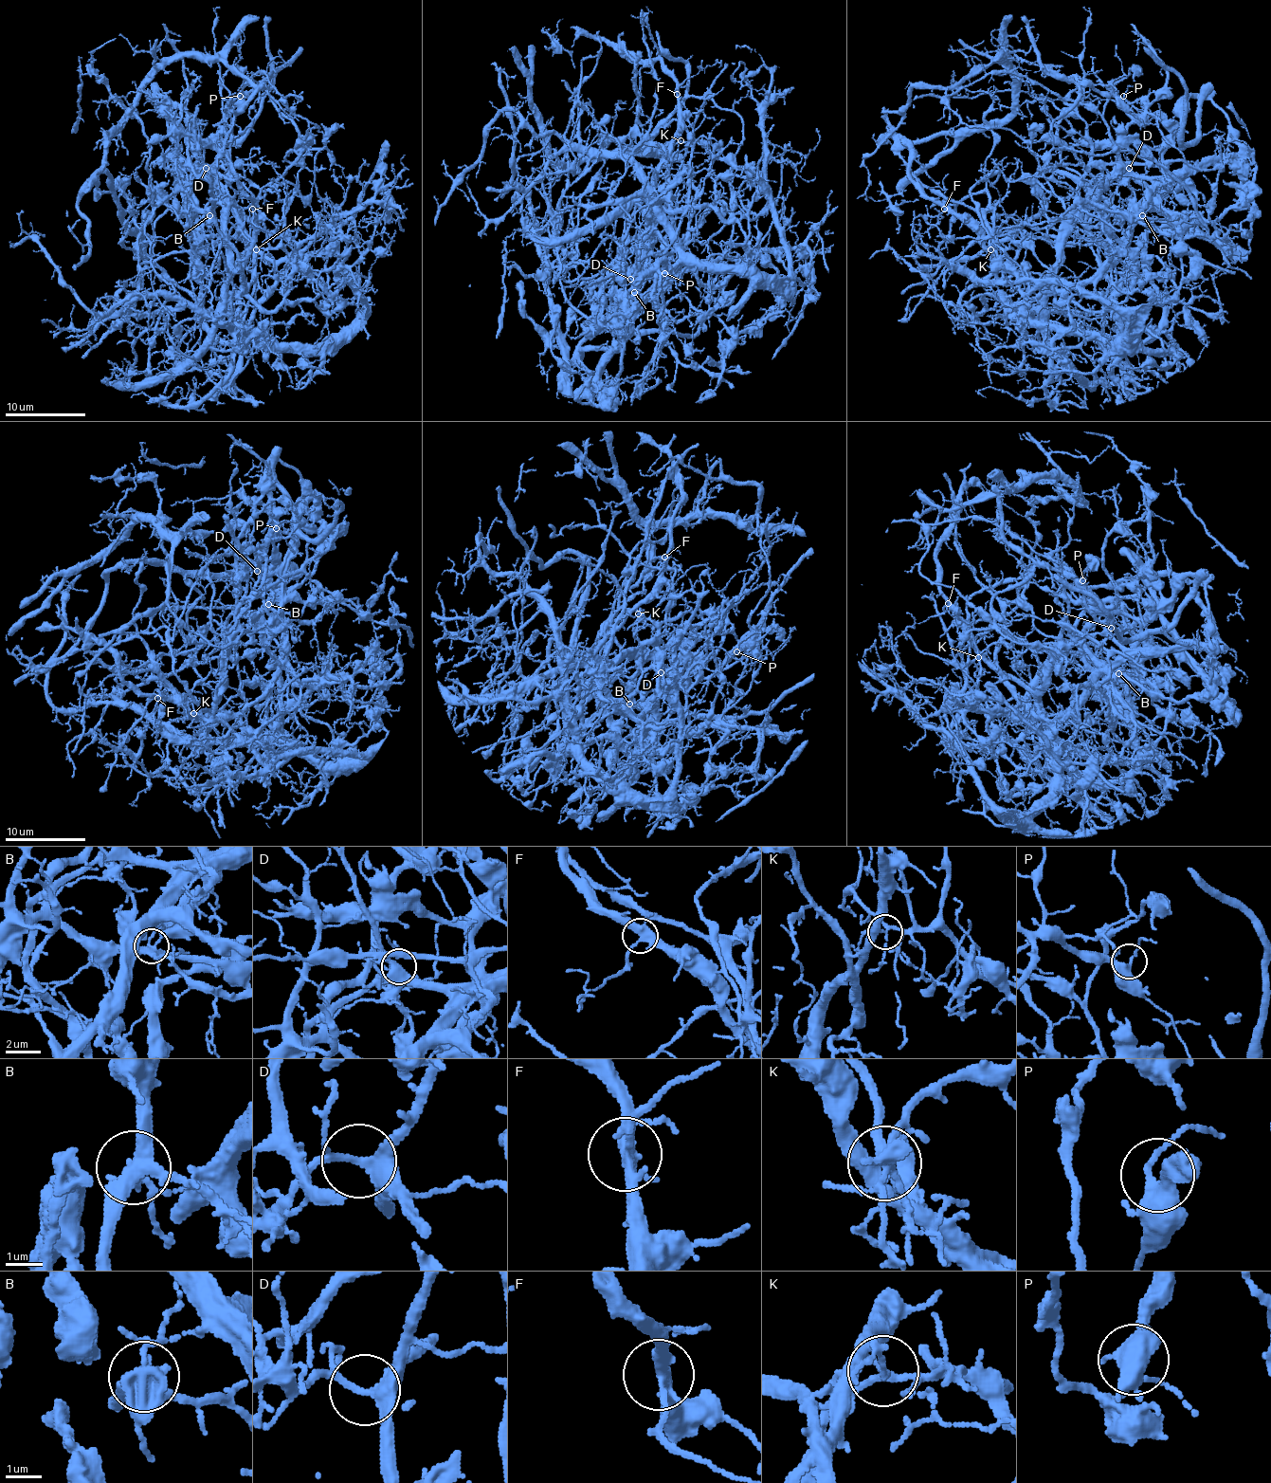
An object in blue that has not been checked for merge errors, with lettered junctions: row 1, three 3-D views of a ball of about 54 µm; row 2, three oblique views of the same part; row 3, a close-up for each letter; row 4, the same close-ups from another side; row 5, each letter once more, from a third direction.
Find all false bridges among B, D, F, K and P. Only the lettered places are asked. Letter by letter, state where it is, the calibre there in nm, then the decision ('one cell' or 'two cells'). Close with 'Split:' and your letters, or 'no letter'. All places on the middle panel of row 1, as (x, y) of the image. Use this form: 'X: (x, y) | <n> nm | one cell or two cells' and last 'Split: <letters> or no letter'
B: (634, 292) | 360 nm | two cells
D: (630, 279) | 260 nm | one cell
F: (677, 94) | 360 nm | one cell
K: (680, 140) | 220 nm | two cells
P: (664, 273) | 320 nm | one cell
Split: B, K

